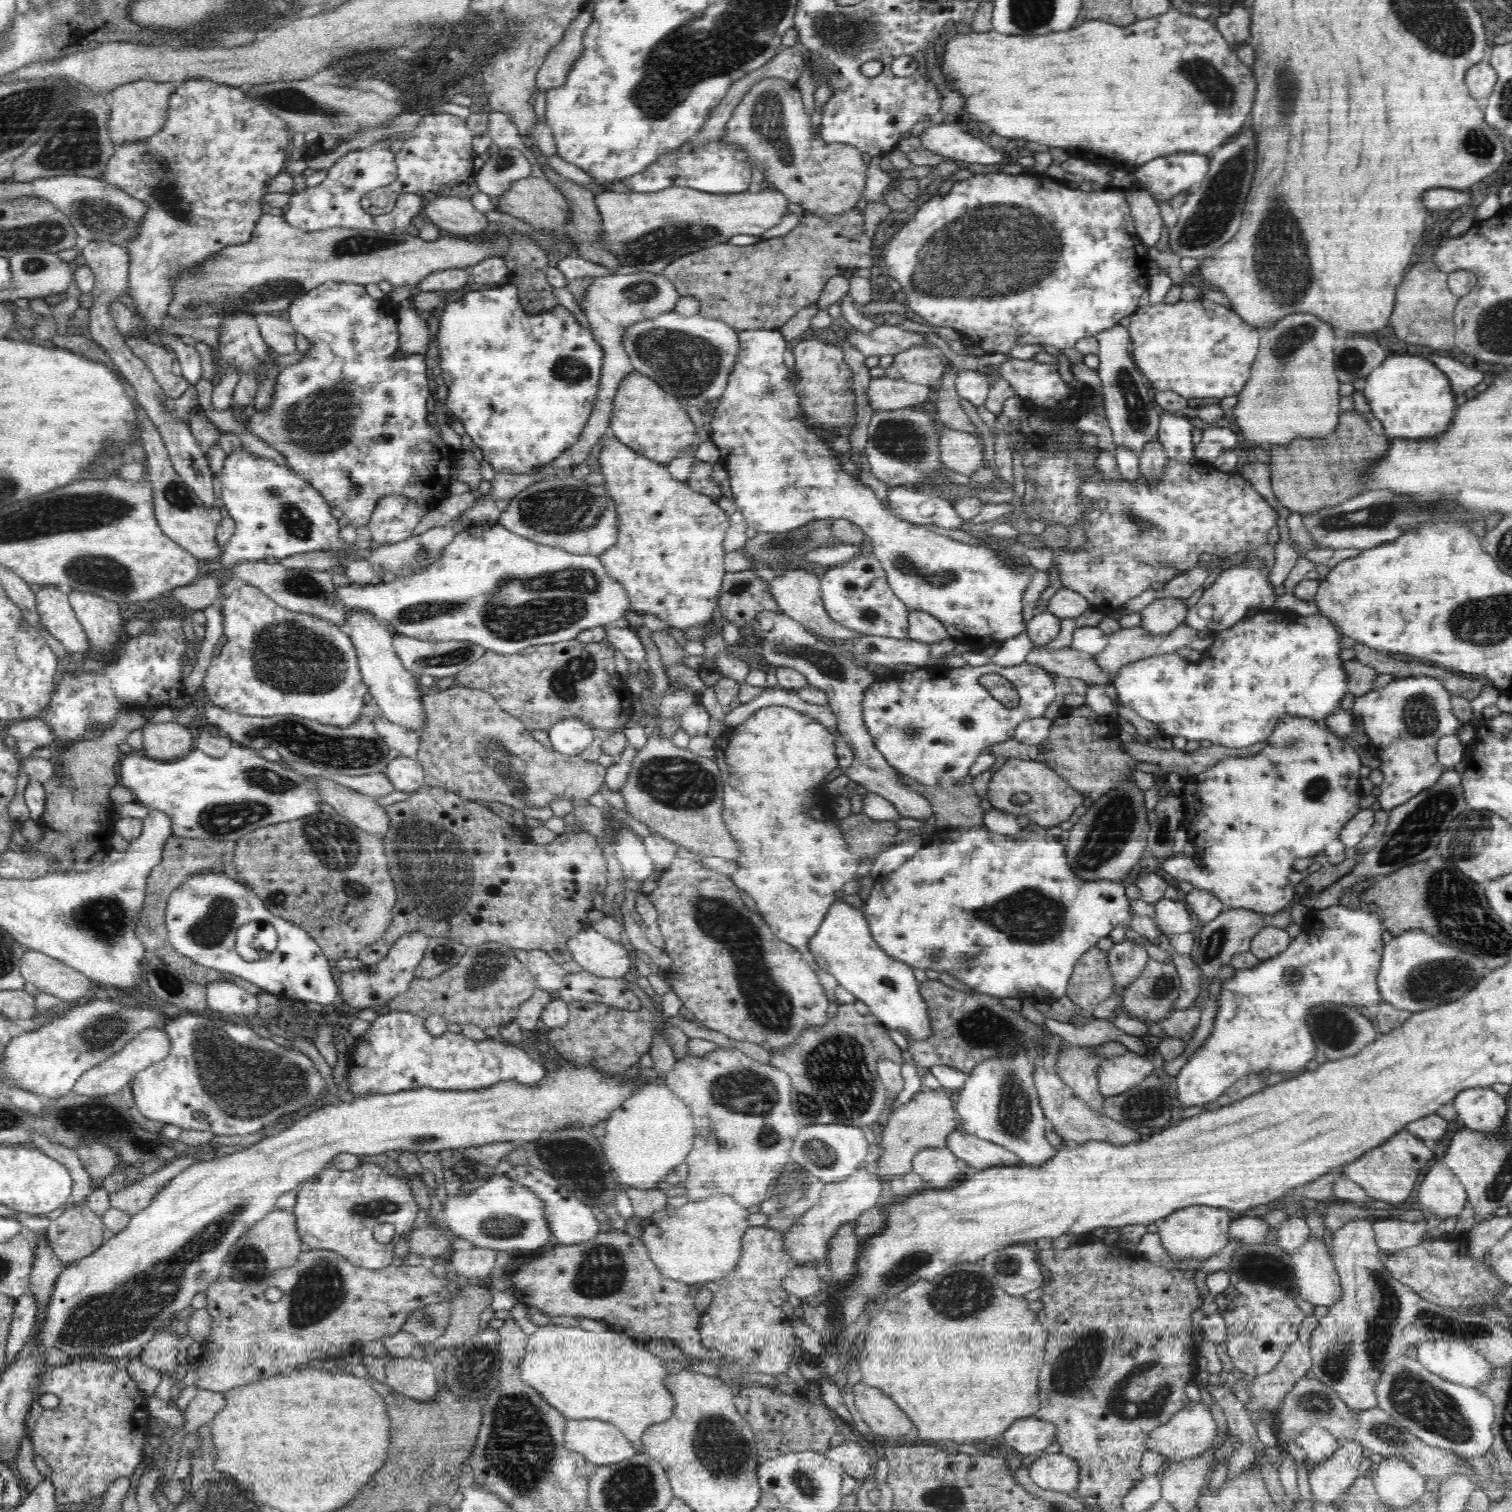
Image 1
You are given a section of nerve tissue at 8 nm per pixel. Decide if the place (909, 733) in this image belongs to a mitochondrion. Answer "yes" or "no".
yes

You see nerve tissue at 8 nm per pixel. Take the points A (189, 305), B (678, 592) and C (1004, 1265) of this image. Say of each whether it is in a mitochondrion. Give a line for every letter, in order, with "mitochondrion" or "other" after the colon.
A: mitochondrion
B: other
C: mitochondrion

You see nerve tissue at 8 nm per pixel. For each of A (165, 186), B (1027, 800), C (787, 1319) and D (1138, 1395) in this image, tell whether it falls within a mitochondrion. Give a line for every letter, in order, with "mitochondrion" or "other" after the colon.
A: mitochondrion
B: other
C: other
D: mitochondrion

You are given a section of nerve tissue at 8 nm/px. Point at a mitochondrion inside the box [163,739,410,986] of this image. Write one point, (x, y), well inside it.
(334, 841)

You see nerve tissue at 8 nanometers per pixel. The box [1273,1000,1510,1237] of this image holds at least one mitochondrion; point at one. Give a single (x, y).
(1335, 1030)

